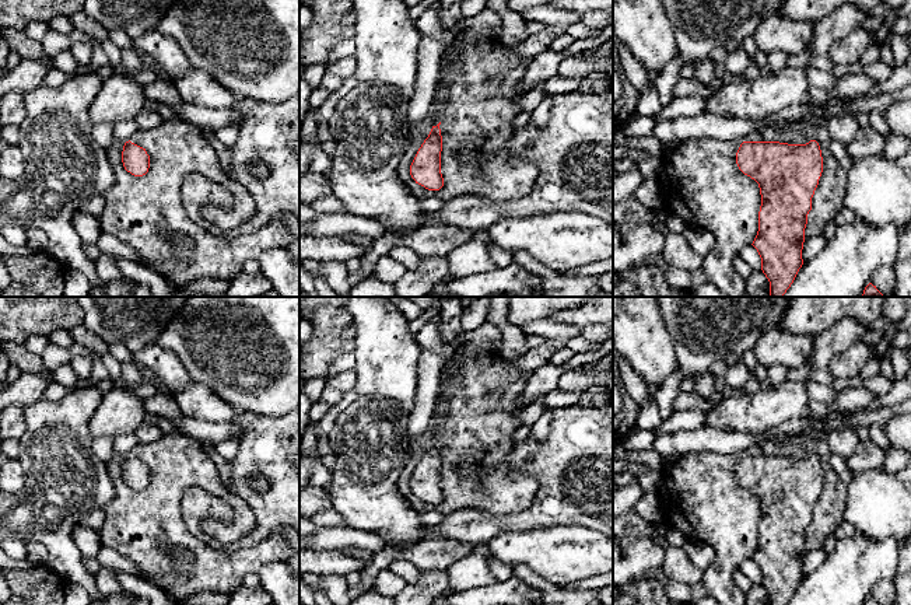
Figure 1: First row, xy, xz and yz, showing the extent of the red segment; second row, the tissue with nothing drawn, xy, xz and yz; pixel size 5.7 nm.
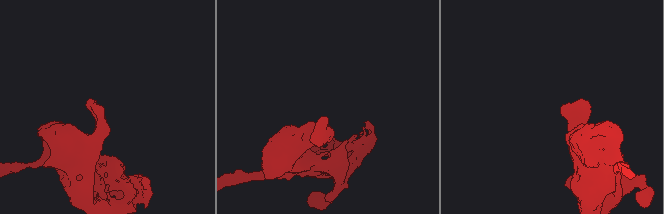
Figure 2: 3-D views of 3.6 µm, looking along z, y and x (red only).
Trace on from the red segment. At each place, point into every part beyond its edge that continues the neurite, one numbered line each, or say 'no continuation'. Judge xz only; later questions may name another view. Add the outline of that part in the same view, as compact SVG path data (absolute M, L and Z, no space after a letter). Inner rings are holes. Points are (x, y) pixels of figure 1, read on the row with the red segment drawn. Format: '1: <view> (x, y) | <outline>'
no continuation

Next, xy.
no continuation

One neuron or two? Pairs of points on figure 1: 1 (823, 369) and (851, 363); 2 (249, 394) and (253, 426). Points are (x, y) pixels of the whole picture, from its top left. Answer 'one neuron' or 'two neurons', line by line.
1: two neurons
2: two neurons

